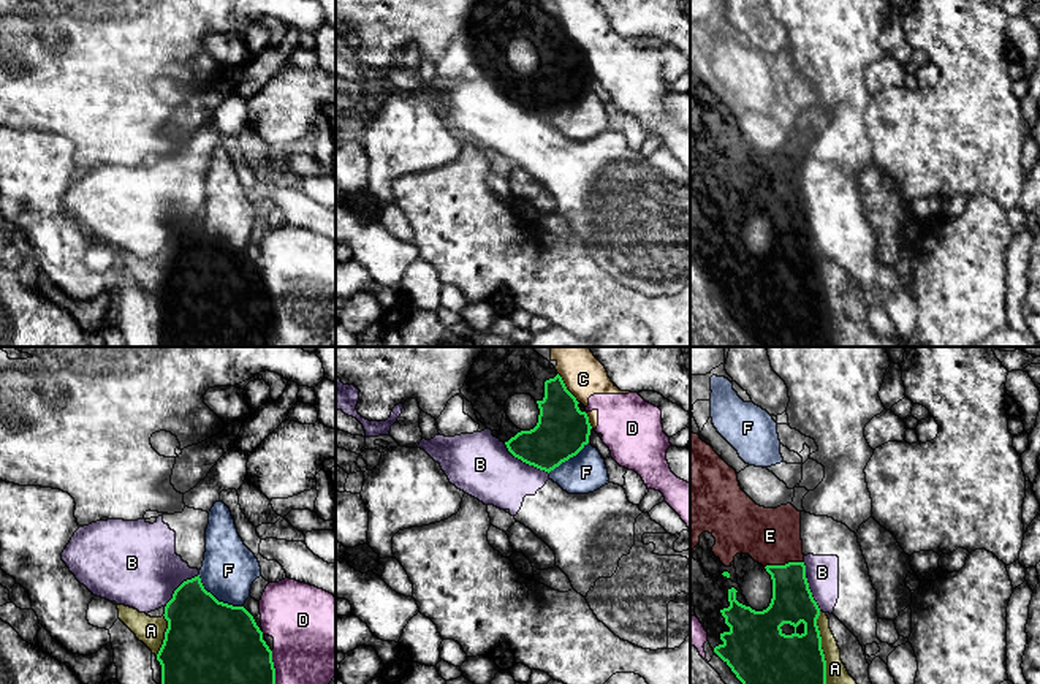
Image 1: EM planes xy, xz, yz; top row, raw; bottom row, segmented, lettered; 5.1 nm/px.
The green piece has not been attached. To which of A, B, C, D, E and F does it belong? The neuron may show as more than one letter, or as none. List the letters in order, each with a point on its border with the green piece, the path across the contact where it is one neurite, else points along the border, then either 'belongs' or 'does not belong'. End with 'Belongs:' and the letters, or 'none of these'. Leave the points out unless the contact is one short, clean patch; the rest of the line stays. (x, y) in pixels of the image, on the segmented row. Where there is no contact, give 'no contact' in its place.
A: contact yz (820, 648); does not belong
B: contact yz (808, 586); border yz (803, 562), (808, 588), (820, 610); does not belong
C: contact xz (565, 388); border xz (557, 372), (565, 388), (578, 402); does not belong
D: contact xy (273, 667); does not belong
E: contact yz (785, 564); belongs
F: contact xy (216, 599); border xy (198, 575), (203, 586), (219, 600), (242, 607); does not belong
Belongs: E

